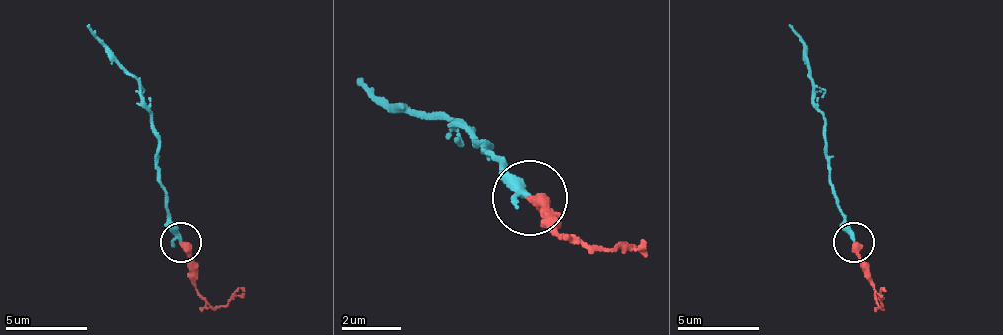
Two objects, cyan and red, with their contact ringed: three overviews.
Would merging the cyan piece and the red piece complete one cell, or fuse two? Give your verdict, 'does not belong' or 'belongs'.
belongs

